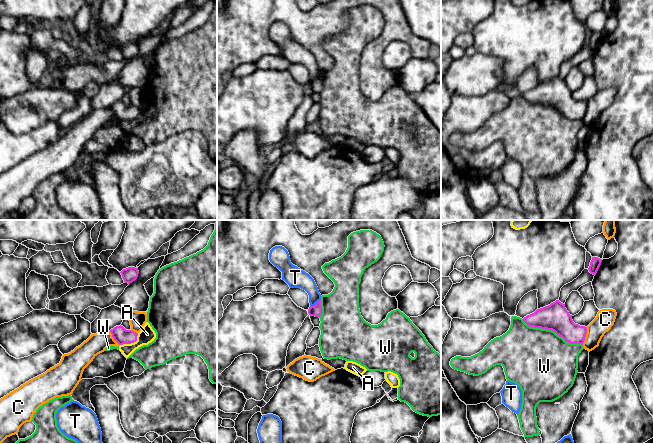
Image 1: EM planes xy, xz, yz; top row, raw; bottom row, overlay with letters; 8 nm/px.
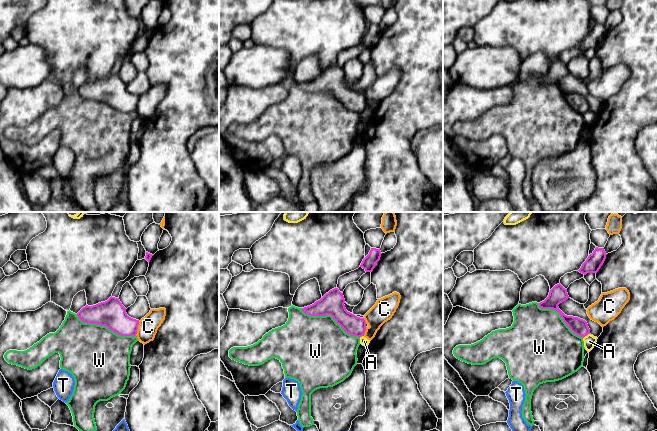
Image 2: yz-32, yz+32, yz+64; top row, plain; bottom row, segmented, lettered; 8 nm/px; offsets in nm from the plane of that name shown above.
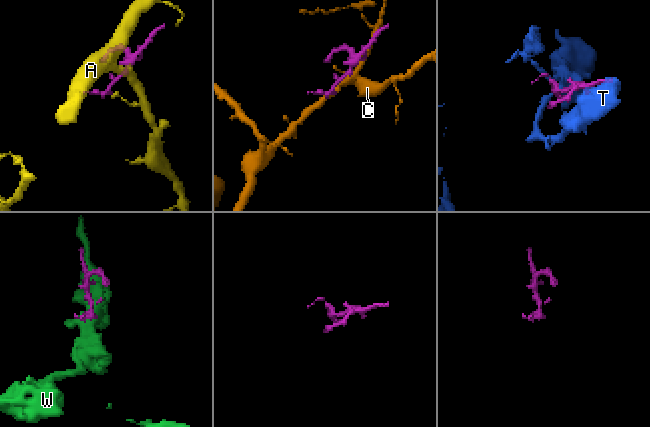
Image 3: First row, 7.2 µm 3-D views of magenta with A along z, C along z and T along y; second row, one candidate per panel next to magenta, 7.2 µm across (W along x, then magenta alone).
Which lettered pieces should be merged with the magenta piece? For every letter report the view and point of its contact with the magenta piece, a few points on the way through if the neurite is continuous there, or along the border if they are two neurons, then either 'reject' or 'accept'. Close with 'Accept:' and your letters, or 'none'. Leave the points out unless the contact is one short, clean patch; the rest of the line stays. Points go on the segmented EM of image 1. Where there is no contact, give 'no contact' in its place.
A: meets magenta in xy at (131, 342); border along xy (138, 334), (135, 341), (120, 345); reject
C: meets magenta in yz at (585, 336); border along yz (587, 327), (585, 340), (582, 344); reject
T: meets magenta in xz at (316, 303); reject
W: meets magenta in yz at (552, 330); reject
Accept: none

